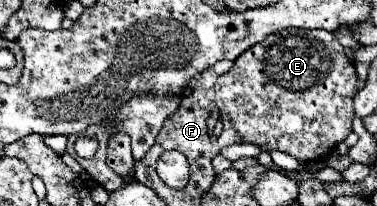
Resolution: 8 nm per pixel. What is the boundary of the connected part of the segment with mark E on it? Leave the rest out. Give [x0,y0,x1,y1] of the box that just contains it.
[216,28,358,164]

